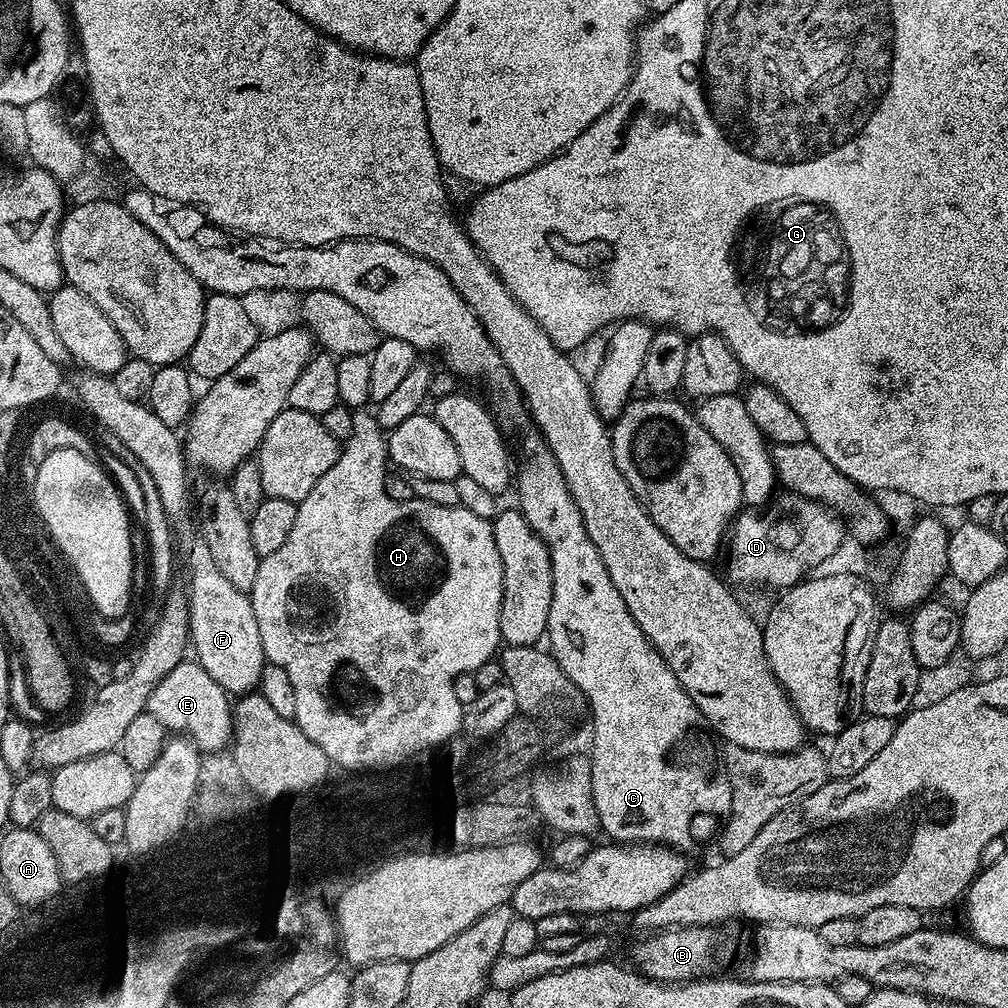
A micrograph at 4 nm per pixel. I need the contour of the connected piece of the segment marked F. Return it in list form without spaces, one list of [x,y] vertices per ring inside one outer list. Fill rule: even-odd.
[[[195,538],[188,544],[184,552],[184,564],[188,567],[188,635],[190,637],[190,648],[194,653],[197,664],[201,664],[229,694],[247,694],[259,685],[262,678],[262,670],[266,663],[264,651],[262,650],[262,634],[258,634],[258,618],[254,618],[252,609],[252,598],[249,593],[238,590],[238,586],[232,585],[218,566],[214,566],[214,558],[203,538]]]

